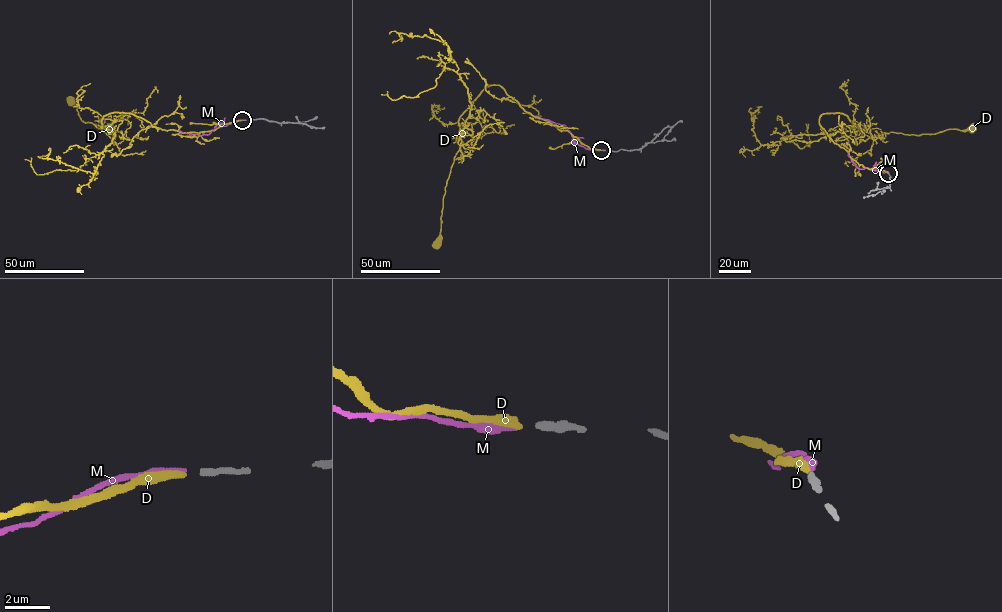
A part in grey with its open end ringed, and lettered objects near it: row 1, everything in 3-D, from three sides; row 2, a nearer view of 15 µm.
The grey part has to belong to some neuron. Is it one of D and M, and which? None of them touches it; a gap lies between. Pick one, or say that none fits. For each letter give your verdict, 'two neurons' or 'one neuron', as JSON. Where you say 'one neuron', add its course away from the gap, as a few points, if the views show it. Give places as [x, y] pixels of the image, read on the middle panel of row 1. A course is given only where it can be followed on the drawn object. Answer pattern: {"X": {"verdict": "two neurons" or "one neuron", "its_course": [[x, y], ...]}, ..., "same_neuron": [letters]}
{"D": {"verdict": "one neuron", "its_course": [[600, 150], [526, 112], [500, 86], [488, 86], [458, 121], [459, 150], [445, 188], [437, 245]]}, "M": {"verdict": "two neurons"}, "same_neuron": ["D"]}

